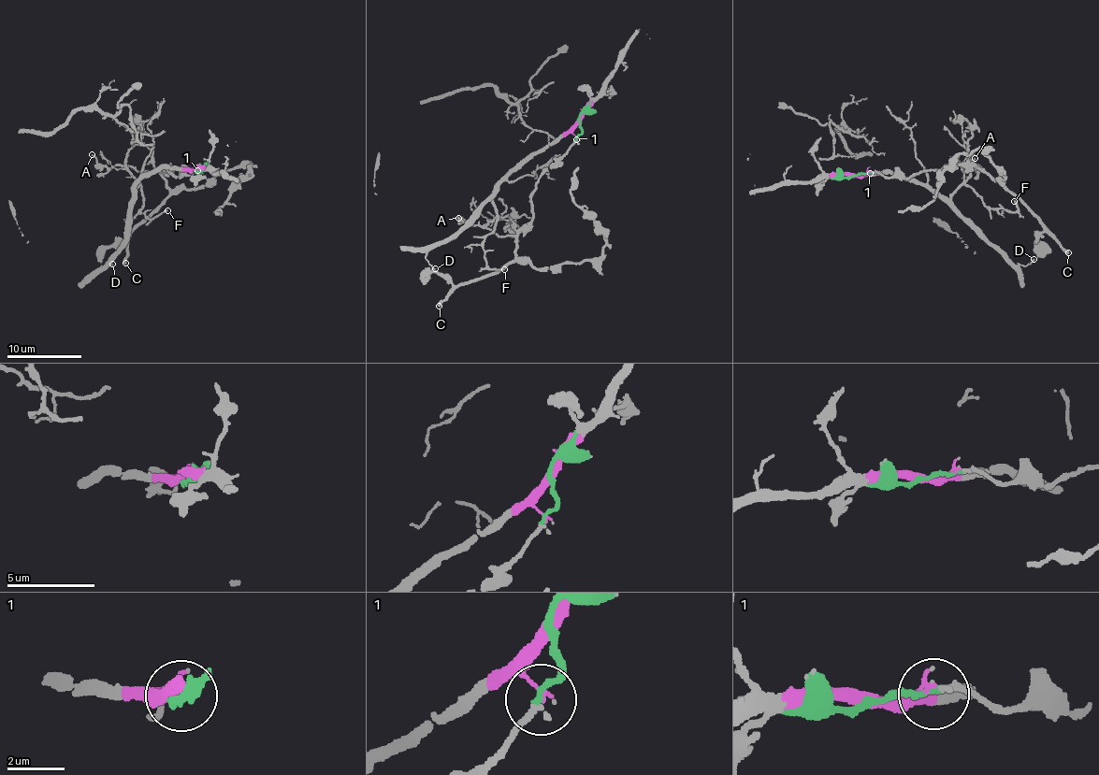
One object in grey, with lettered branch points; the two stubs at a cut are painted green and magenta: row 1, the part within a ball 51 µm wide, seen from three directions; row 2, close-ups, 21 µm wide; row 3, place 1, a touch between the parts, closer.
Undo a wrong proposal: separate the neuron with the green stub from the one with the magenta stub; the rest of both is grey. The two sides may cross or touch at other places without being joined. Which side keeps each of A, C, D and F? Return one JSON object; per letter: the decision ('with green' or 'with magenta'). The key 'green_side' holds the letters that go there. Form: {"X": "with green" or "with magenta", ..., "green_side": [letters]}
{"A": "with green", "C": "with green", "D": "with magenta", "F": "with magenta", "green_side": ["A", "C"]}

